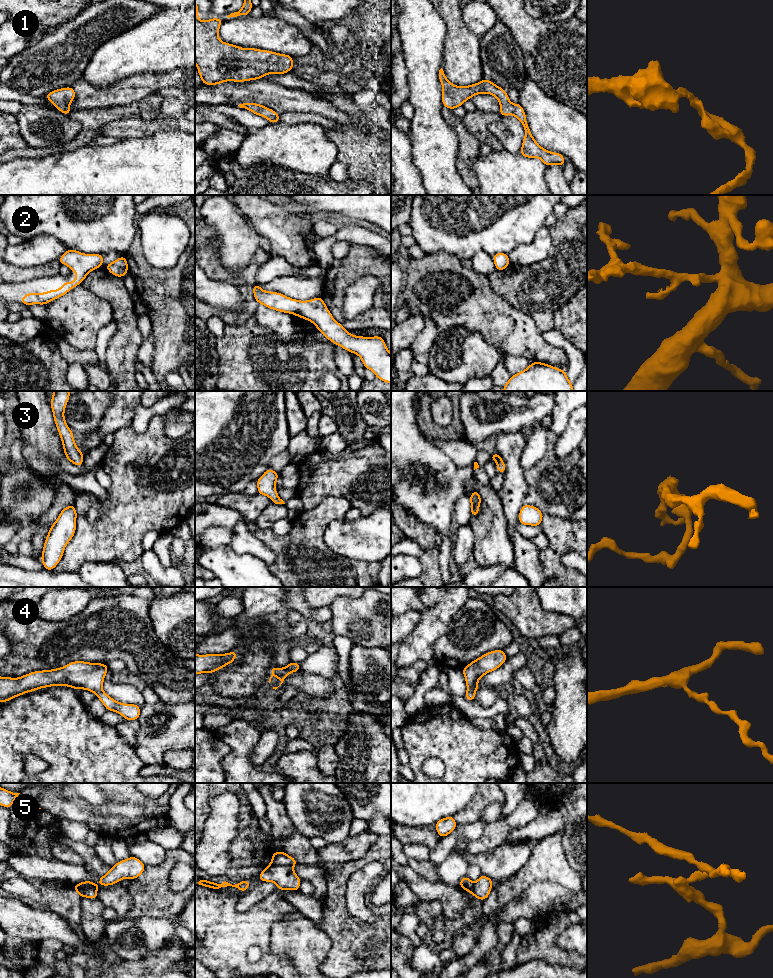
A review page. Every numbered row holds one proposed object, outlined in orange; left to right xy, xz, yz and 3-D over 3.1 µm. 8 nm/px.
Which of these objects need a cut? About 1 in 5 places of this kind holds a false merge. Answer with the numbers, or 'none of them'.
5

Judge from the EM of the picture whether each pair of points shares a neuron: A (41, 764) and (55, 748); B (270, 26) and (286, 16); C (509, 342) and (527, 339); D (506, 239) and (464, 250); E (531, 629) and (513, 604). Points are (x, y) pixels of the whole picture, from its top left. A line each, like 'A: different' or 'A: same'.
A: different
B: different
C: same
D: same
E: same

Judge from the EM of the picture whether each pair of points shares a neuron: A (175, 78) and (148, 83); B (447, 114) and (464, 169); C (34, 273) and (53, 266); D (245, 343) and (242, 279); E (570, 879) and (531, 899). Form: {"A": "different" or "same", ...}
{"A": "same", "B": "same", "C": "same", "D": "different", "E": "different"}

